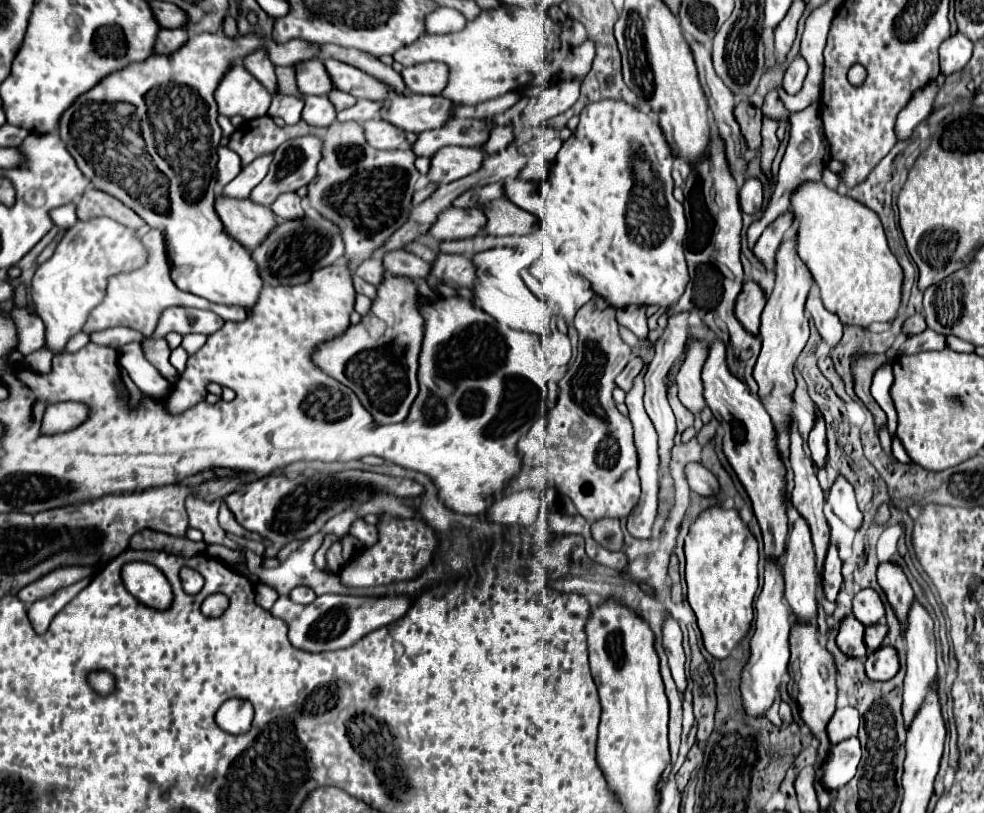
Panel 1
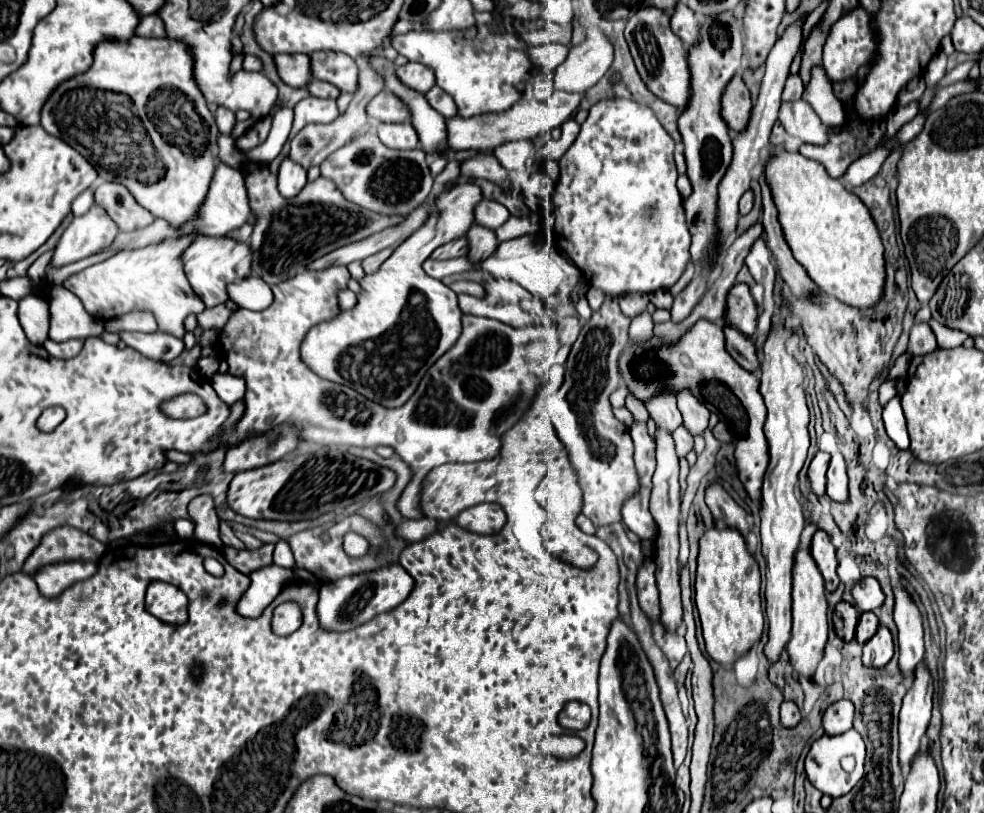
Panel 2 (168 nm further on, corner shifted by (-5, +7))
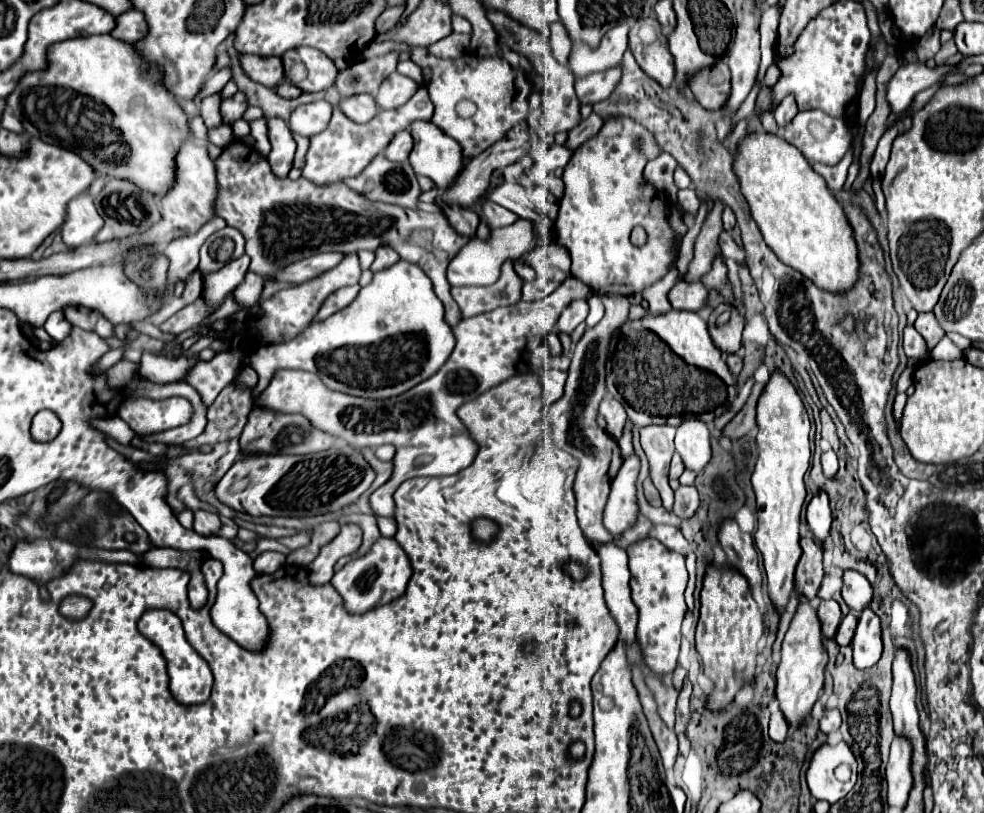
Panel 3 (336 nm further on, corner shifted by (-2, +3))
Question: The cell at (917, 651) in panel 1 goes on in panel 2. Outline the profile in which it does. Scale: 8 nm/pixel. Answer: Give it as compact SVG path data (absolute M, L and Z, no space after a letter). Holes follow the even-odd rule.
M920 663L916 667L916 677L908 693L904 695L900 721L898 721L898 735L900 735L898 761L904 775L910 771L910 765L922 747L922 737L928 729L930 711L932 711L932 693L934 693L932 677L924 667L924 663Z

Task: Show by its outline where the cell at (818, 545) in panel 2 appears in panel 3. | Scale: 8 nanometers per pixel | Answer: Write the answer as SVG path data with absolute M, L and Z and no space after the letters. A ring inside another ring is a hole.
M813 537L801 539L803 555L799 559L797 571L795 571L795 583L807 599L815 599L817 591L821 587L821 581L825 577L823 571L823 549L819 543L813 541Z

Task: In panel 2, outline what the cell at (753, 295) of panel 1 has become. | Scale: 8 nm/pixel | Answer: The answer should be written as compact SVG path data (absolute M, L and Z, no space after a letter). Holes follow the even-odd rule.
M736 285L728 297L726 315L722 321L726 325L734 325L734 329L740 329L740 333L746 333L746 337L752 337L756 331L756 319L758 311L748 287Z

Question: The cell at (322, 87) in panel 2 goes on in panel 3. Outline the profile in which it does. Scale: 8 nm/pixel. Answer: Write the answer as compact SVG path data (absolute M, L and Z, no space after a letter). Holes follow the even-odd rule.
M285 79L281 85L277 85L277 93L279 93L281 97L285 97L285 99L295 99L295 97L299 97L303 91Z

